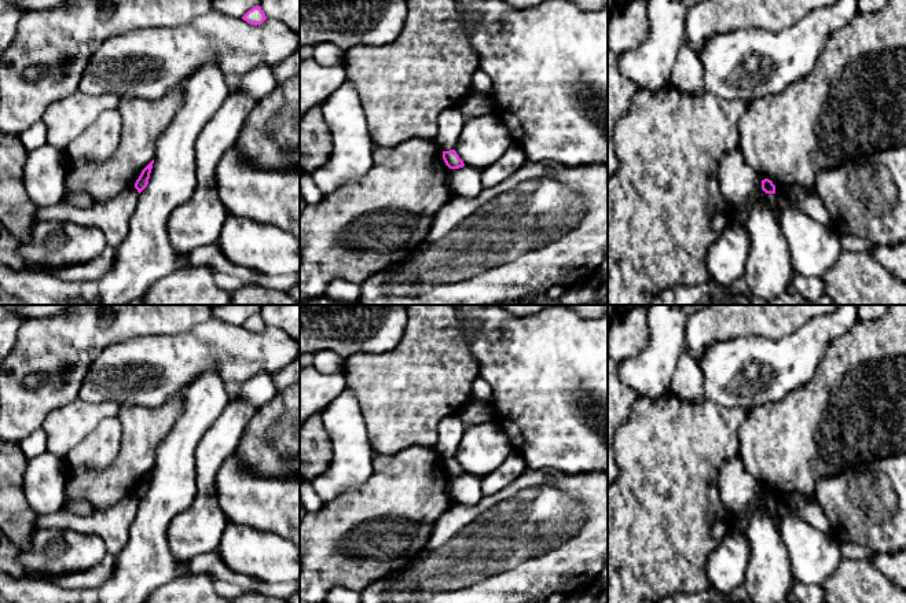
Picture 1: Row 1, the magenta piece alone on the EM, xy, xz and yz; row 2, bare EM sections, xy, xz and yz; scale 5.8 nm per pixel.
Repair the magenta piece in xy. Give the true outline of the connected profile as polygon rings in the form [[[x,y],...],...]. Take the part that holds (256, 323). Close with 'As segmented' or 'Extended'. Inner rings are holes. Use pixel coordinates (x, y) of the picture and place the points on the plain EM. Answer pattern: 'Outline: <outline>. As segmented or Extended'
Outline: [[[260,305],[260,312],[242,324],[254,334],[267,326],[280,328],[300,342],[300,305]]]. Extended

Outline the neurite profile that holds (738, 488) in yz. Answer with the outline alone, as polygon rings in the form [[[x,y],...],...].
[[[740,456],[733,457],[720,466],[719,482],[722,501],[733,516],[762,496],[762,486],[745,470]]]

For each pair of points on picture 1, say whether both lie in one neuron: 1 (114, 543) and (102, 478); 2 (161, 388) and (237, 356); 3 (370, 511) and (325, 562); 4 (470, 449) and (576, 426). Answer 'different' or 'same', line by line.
1: different
2: same
3: same
4: different

